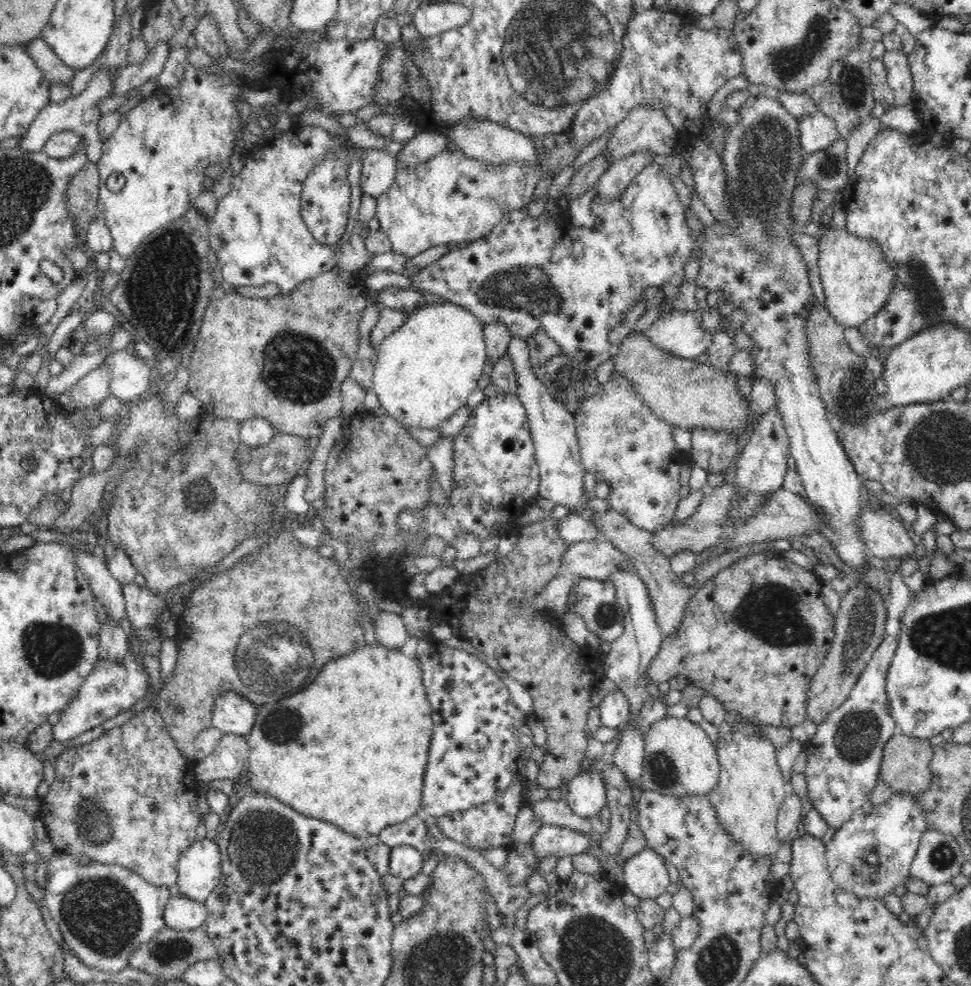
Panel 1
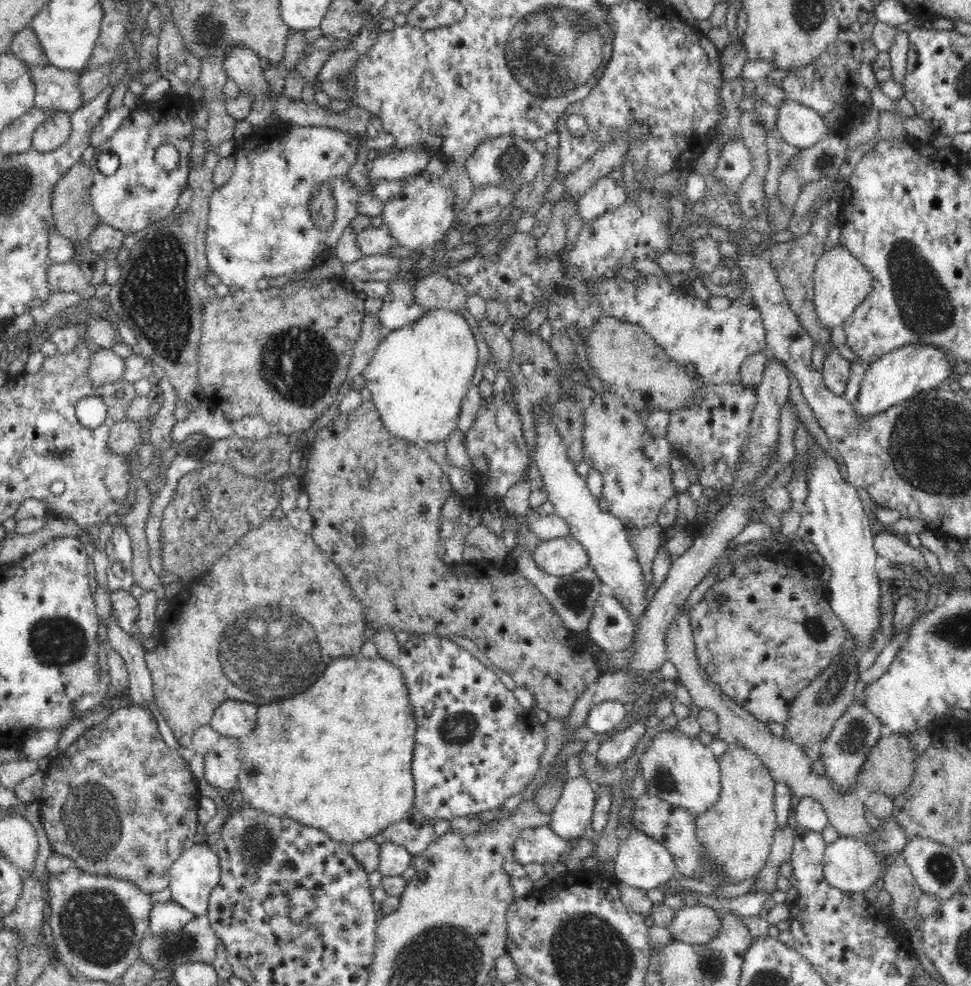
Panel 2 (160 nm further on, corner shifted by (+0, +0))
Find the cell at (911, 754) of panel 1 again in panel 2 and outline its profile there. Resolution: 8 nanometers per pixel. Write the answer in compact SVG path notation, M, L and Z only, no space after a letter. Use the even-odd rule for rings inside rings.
M893 733L890 736L882 736L861 766L861 772L857 774L857 786L863 795L880 791L892 798L899 797L913 781L916 758L918 754L914 754L908 735Z

